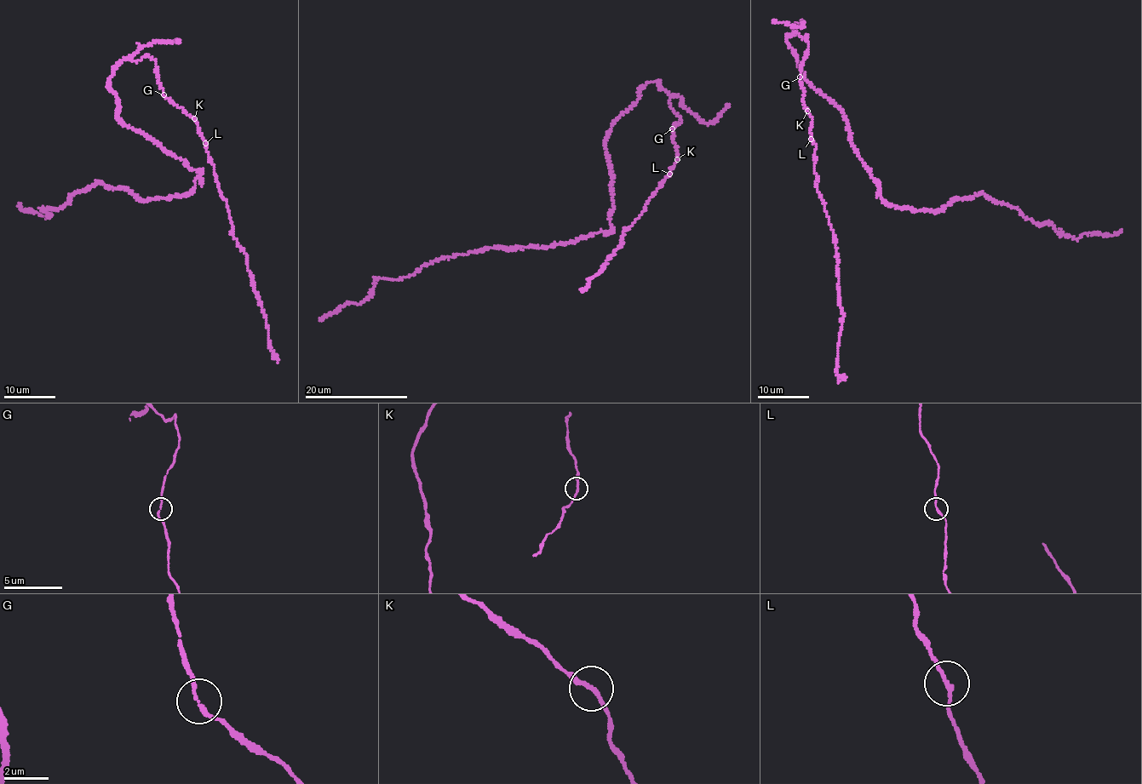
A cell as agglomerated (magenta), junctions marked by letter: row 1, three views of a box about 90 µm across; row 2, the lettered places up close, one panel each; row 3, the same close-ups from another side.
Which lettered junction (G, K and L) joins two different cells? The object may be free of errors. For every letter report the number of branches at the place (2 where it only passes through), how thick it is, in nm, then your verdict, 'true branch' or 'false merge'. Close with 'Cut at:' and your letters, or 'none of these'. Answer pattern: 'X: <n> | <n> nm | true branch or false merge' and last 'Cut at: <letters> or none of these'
G: 2 | 160 nm | true branch
K: 2 | 160 nm | true branch
L: 2 | 160 nm | true branch
Cut at: none of these

